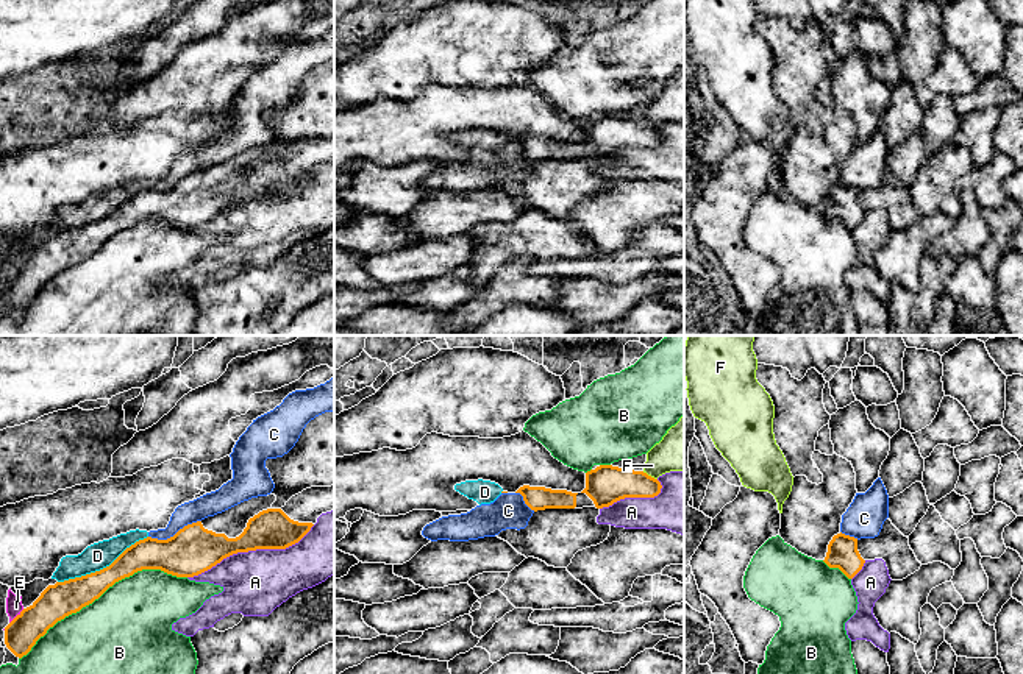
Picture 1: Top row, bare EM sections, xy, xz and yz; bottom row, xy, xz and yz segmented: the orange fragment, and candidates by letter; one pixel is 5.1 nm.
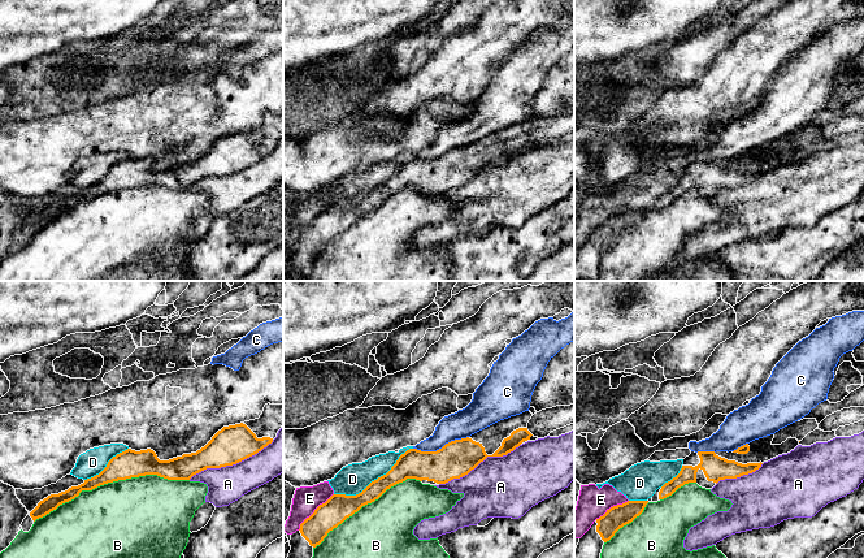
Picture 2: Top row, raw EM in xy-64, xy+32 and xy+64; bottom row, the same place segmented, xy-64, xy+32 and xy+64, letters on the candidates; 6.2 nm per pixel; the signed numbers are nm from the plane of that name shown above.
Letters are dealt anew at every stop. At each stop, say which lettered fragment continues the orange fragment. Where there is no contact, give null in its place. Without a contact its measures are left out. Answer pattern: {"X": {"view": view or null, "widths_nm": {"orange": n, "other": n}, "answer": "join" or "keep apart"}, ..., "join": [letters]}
{"A": {"view": "xy", "widths_nm": {"orange": 200, "other": 320}, "answer": "keep apart"}, "B": {"view": "xy", "widths_nm": {"orange": 180, "other": 480}, "answer": "keep apart"}, "C": {"view": "xy", "widths_nm": {"orange": 260, "other": 120}, "answer": "keep apart"}, "D": {"view": "xy", "widths_nm": {"orange": 170, "other": 140}, "answer": "keep apart"}, "E": {"view": "xy", "widths_nm": {"orange": 180, "other": 80}, "answer": "keep apart"}, "F": {"view": "xz", "widths_nm": {"orange": 200, "other": 240}, "answer": "keep apart"}, "join": []}

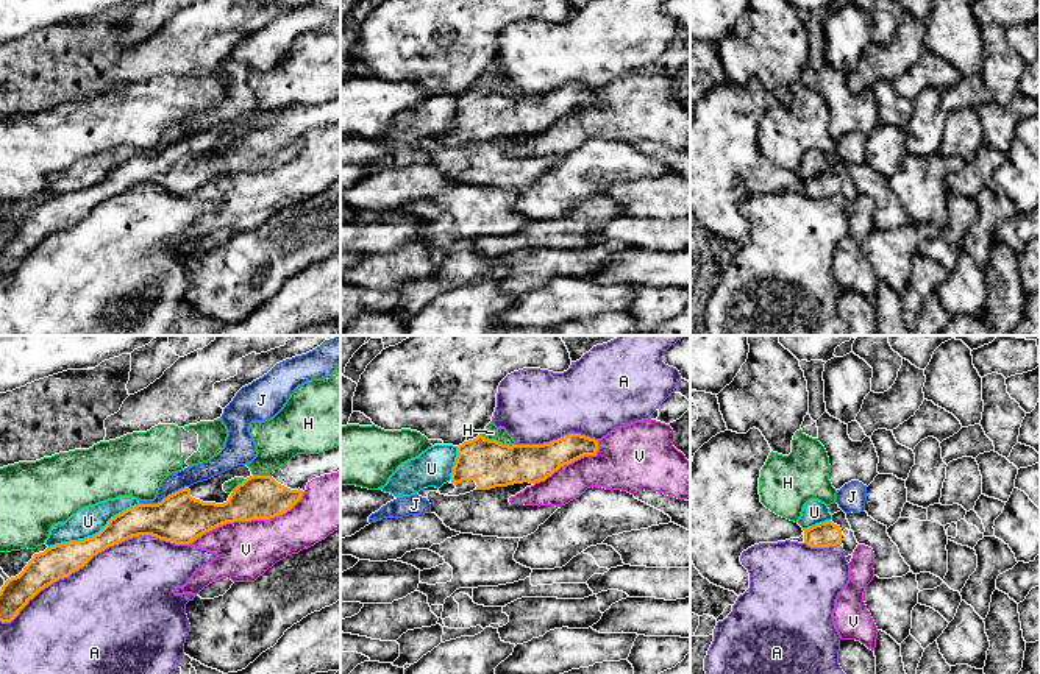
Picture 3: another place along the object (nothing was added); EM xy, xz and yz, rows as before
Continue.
{"A": {"view": "xy", "widths_nm": {"orange": 180, "other": 500}, "answer": "keep apart"}, "H": {"view": "xz", "widths_nm": {"orange": 240, "other": 80}, "answer": "keep apart"}, "J": {"view": "xy", "widths_nm": {"orange": 260, "other": 100}, "answer": "keep apart"}, "U": {"view": "xy", "widths_nm": {"orange": 180, "other": 150}, "answer": "keep apart"}, "V": {"view": "xy", "widths_nm": {"orange": 220, "other": 300}, "answer": "keep apart"}, "join": []}

